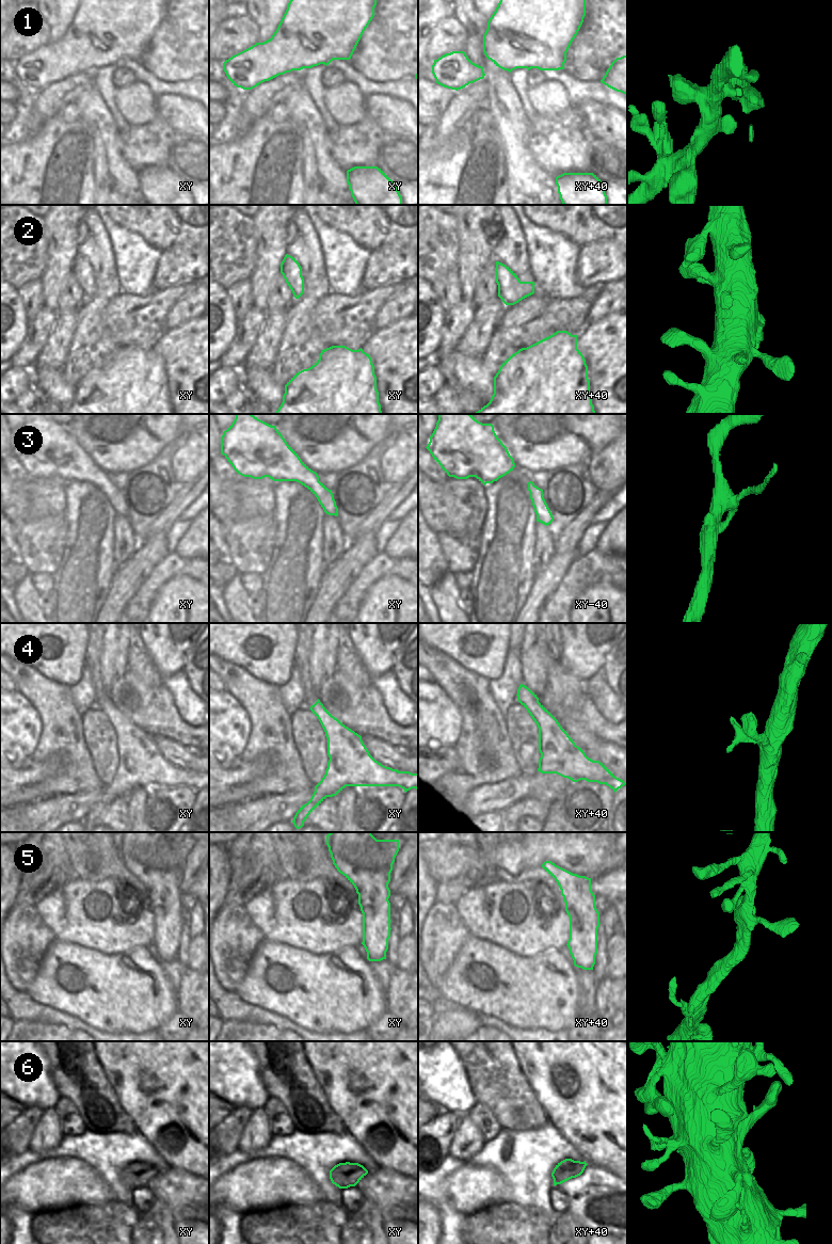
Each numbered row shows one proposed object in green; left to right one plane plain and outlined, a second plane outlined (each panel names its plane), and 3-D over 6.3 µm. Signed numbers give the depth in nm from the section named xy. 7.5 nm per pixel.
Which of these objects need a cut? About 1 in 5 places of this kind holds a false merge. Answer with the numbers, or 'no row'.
3.

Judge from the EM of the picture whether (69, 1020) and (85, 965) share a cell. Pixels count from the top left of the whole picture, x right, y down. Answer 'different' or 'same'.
different

